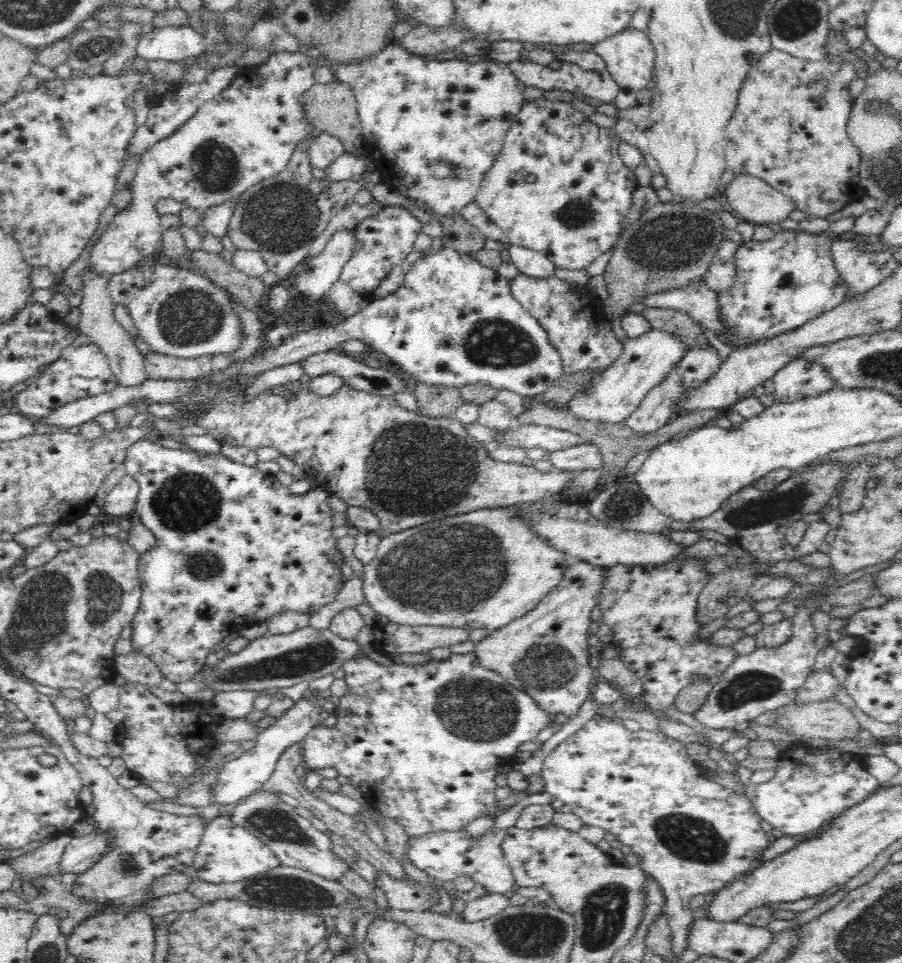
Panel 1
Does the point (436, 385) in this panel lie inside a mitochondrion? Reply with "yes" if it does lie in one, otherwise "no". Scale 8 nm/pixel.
no

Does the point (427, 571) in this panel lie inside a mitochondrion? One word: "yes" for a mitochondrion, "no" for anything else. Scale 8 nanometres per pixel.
yes

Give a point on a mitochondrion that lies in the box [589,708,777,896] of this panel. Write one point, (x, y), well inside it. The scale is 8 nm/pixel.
(693, 839)

